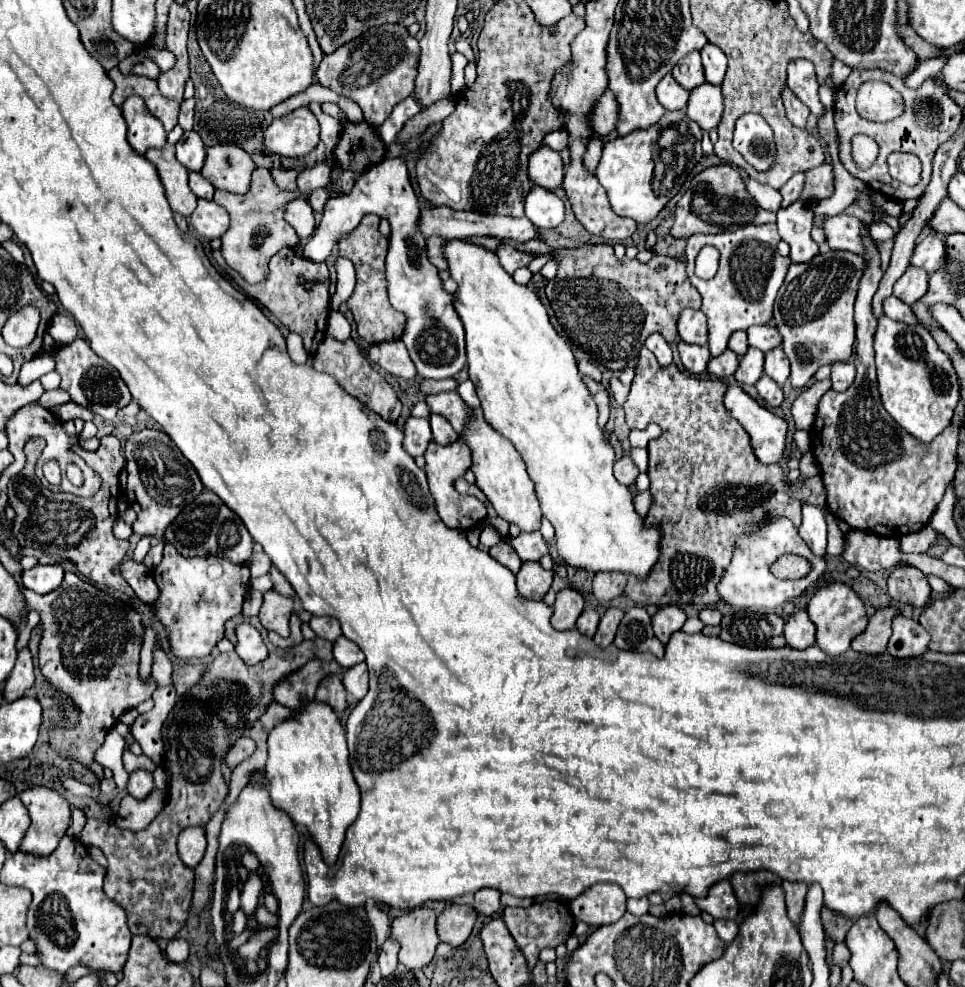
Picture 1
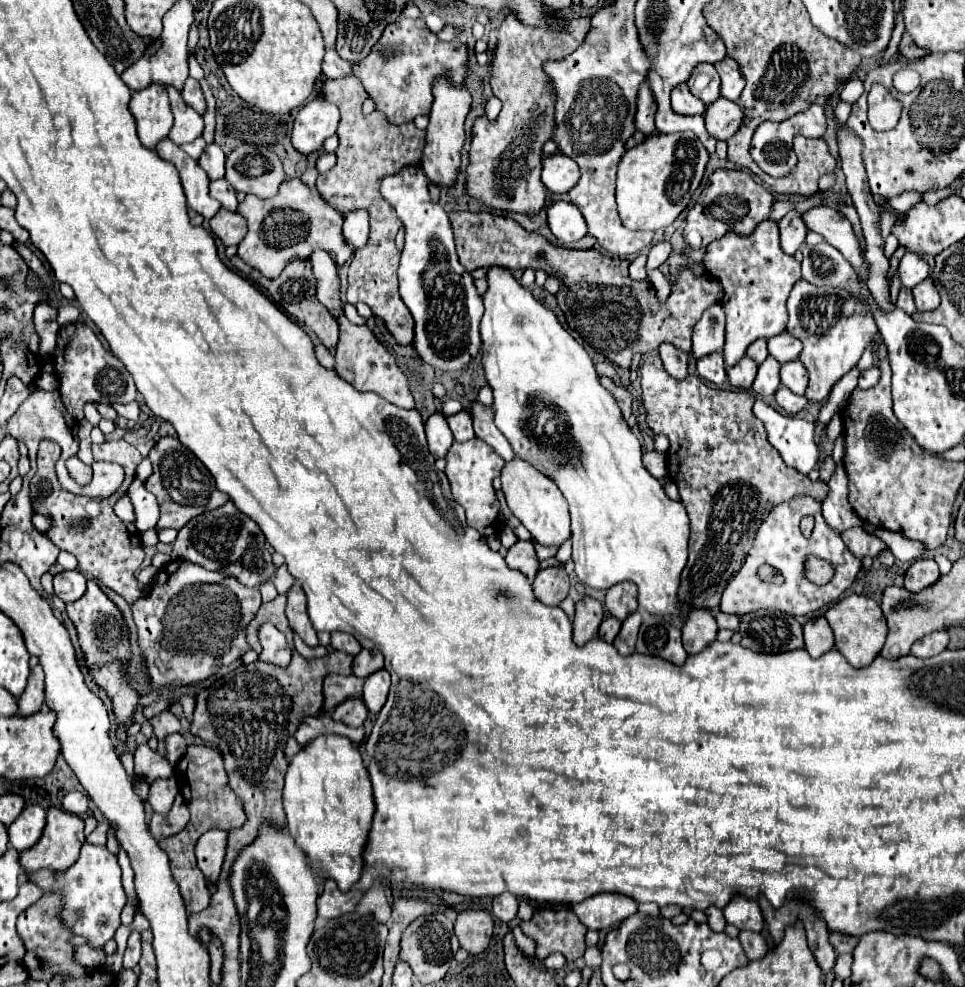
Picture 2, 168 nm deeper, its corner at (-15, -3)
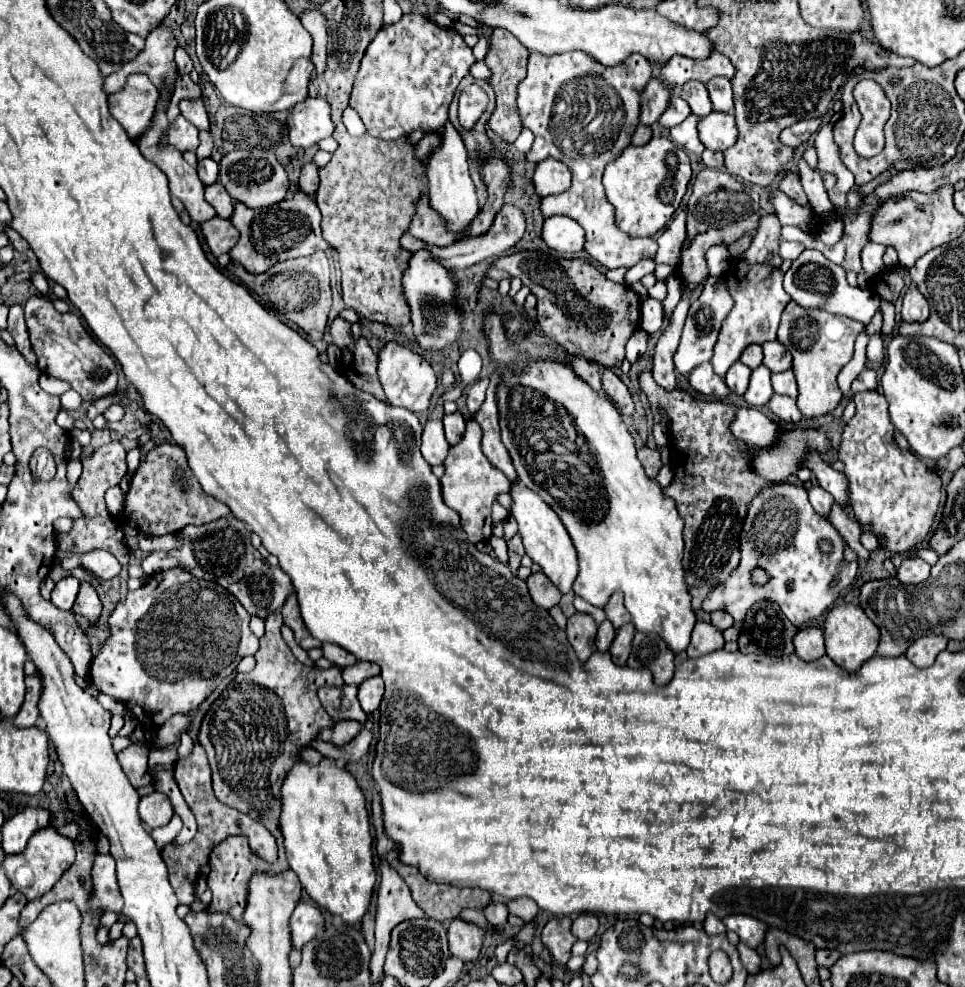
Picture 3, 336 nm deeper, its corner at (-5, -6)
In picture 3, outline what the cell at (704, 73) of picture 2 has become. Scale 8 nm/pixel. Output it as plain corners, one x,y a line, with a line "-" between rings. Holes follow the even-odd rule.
691,80
691,82
685,82
681,86
681,98
685,102
689,102
689,108
691,108
691,114
695,114
697,118
703,118
707,116
713,108
711,108
711,100
709,100
709,94
707,94
707,88
703,82
697,82
697,80

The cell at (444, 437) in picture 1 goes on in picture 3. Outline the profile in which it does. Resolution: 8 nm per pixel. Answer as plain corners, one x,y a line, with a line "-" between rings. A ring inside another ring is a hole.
455,412
455,414
447,414
443,418
443,424
445,424
445,436
447,436
447,442
453,446
461,440
463,432
465,432
465,418
461,416
461,412

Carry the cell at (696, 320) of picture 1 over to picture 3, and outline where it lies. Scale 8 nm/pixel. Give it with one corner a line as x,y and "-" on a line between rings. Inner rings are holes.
709,276
705,286
703,286
701,296
689,308
689,316
687,316
683,336
681,336
681,342
679,342
679,350
675,354
675,366
683,376
687,376
695,366
711,360
721,322
725,320
725,316
729,314
731,308
733,308
733,298
729,296
725,276

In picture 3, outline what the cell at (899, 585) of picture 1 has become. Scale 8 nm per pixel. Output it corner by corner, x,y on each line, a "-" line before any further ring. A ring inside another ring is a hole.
911,556
911,558
905,558
903,564
899,566
897,578
903,584
921,584
929,578
929,572
931,572
931,566
927,562
923,562
917,556

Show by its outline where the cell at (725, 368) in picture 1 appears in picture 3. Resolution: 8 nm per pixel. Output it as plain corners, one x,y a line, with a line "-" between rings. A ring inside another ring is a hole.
735,362
729,368
729,372
725,376
725,382
727,382
729,390
733,390
735,394
743,394
747,390
747,386
749,386
749,376
751,376
751,370
745,364

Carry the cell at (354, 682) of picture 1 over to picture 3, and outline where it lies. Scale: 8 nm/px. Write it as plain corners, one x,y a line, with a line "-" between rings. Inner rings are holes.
373,676
359,686
359,702
361,702
361,708
367,714
371,714
379,708
381,698
383,698
383,680
381,680
381,676

